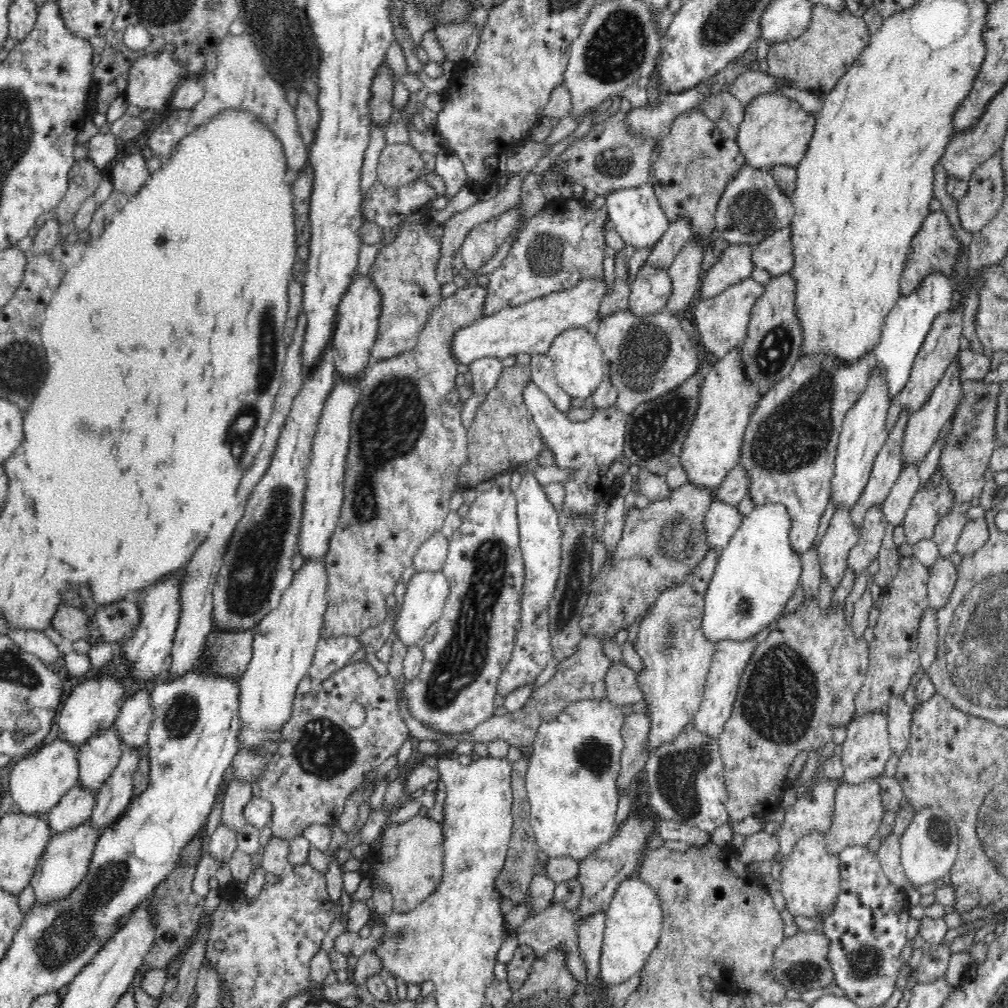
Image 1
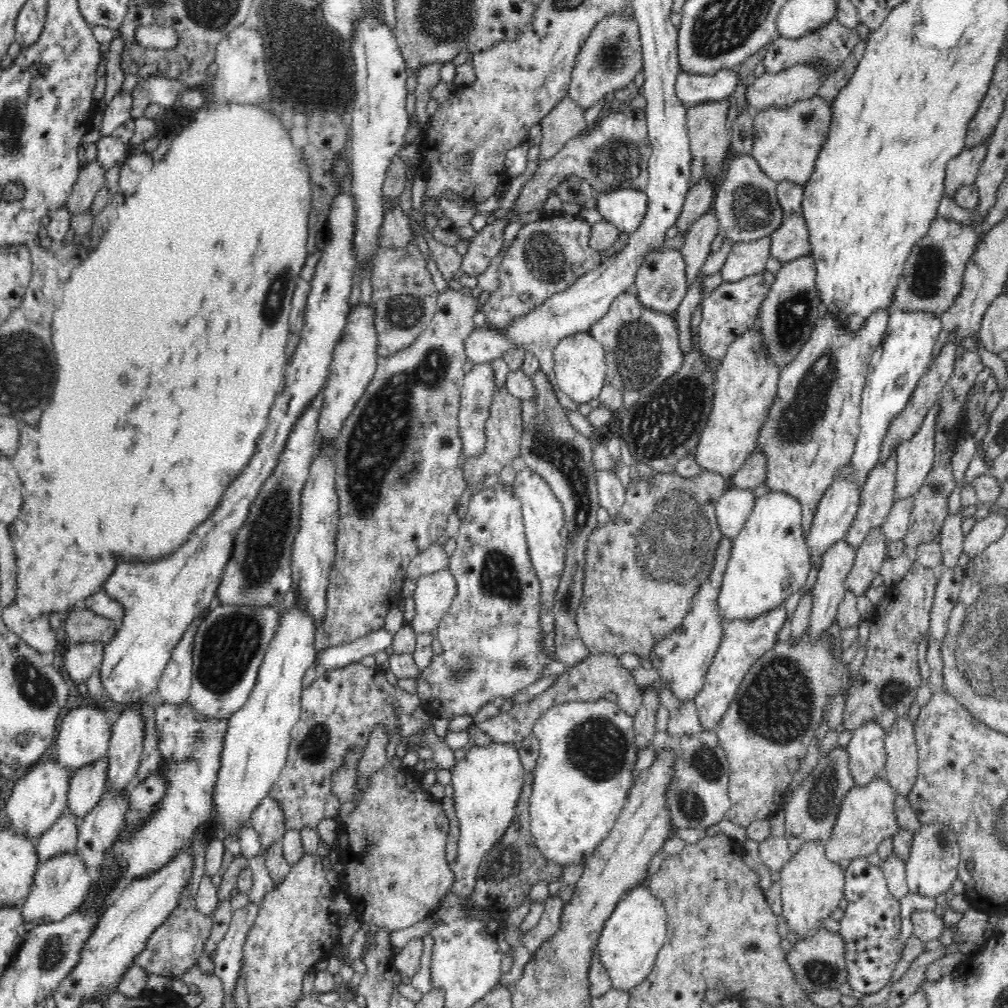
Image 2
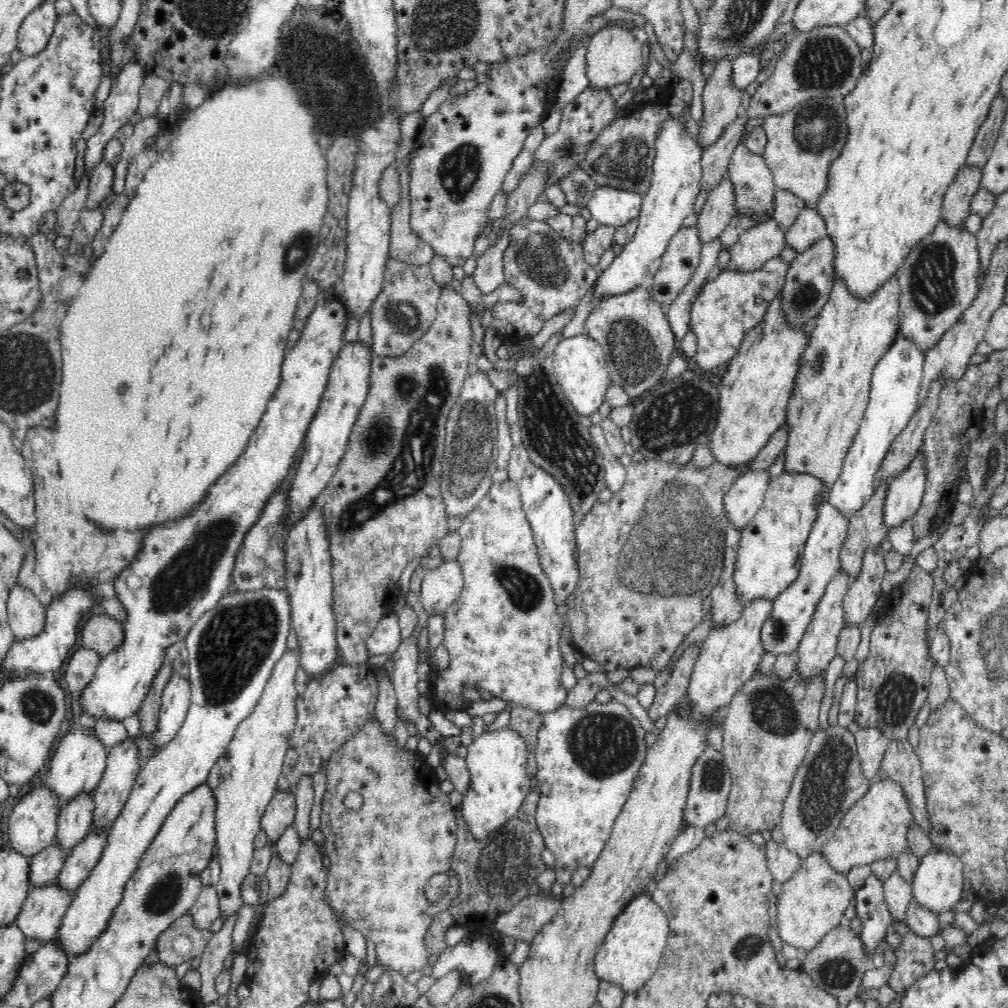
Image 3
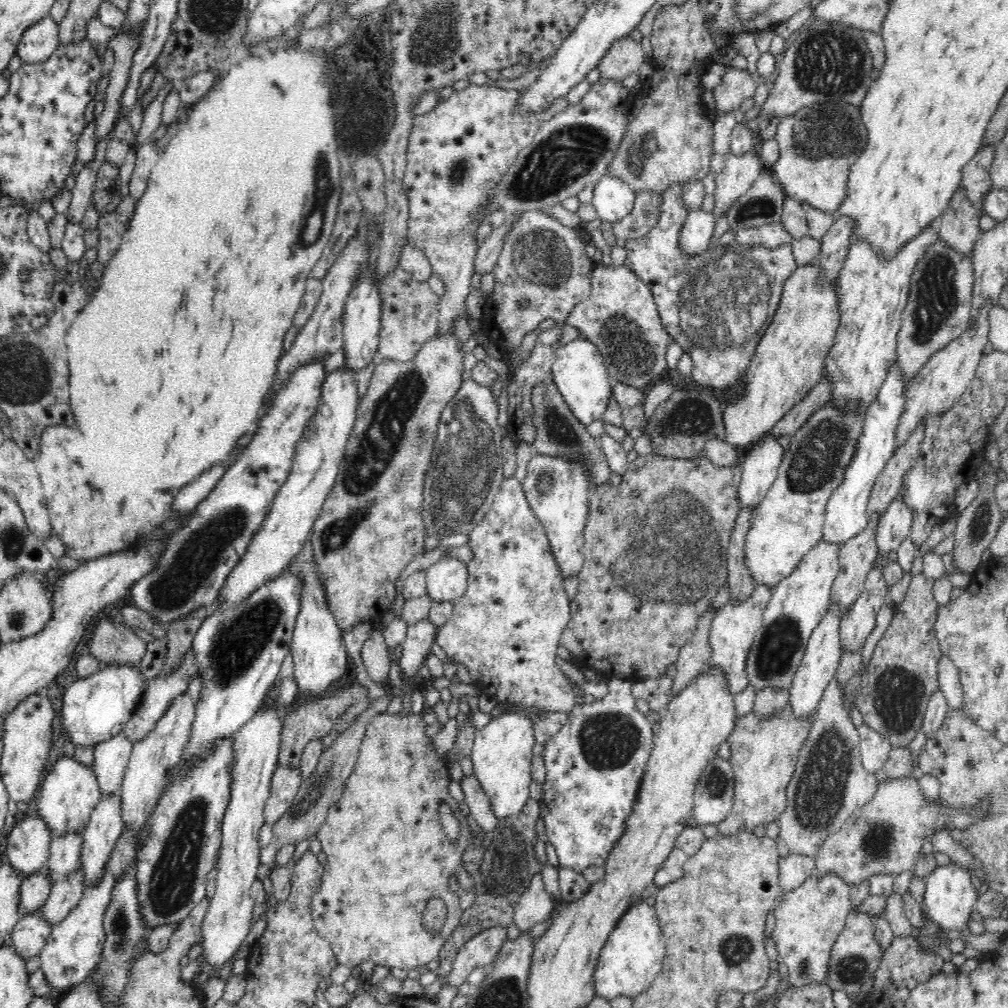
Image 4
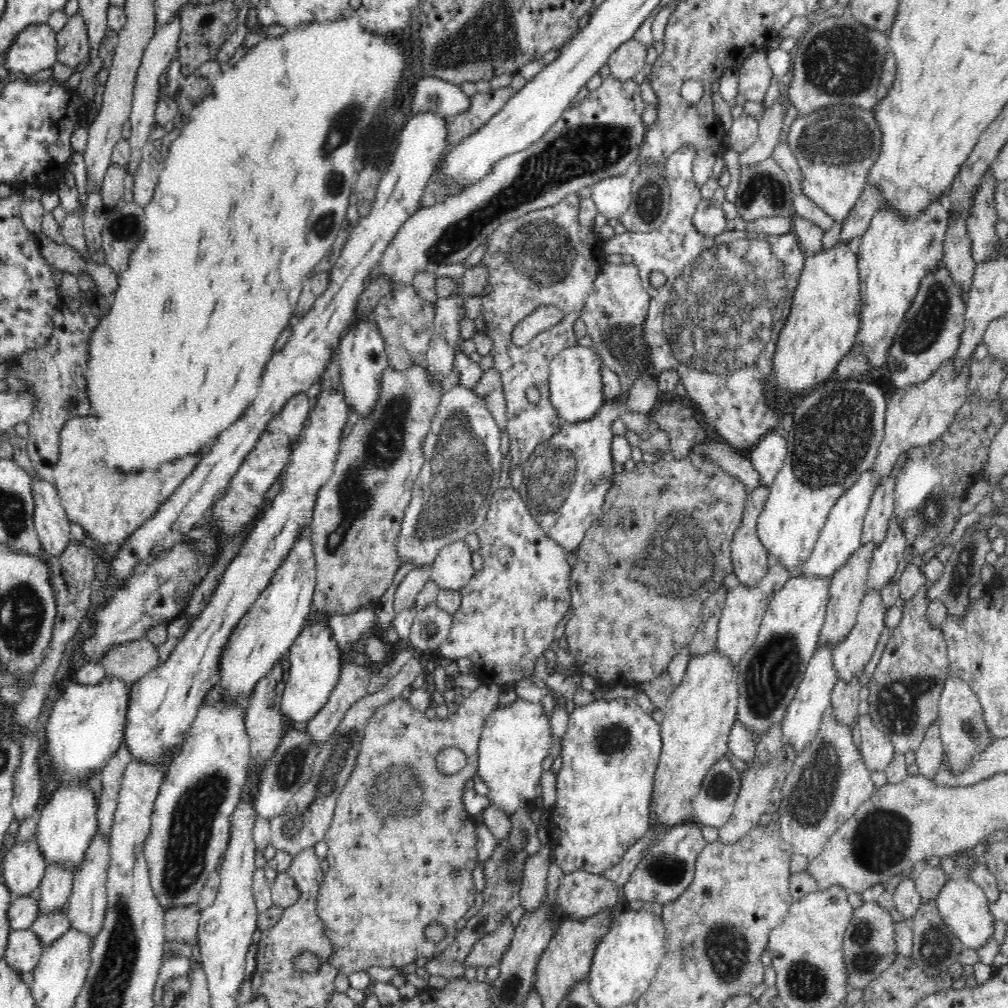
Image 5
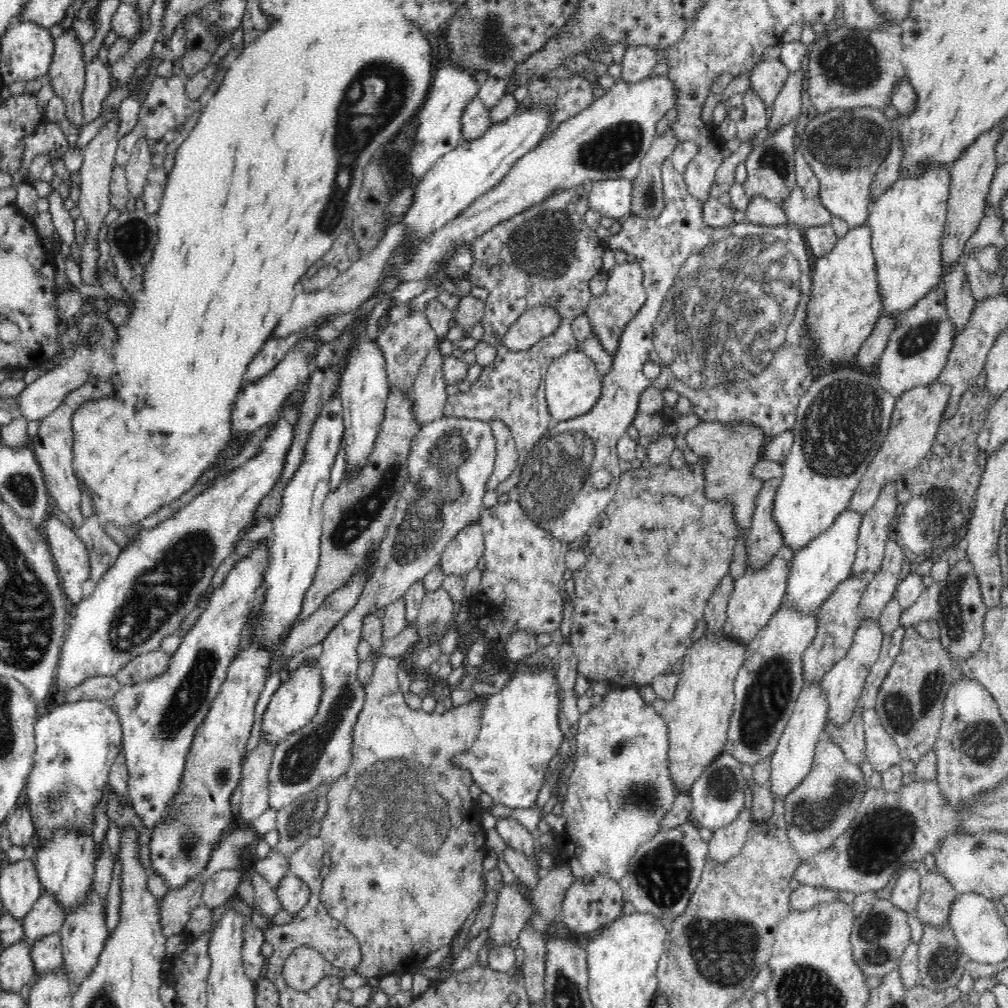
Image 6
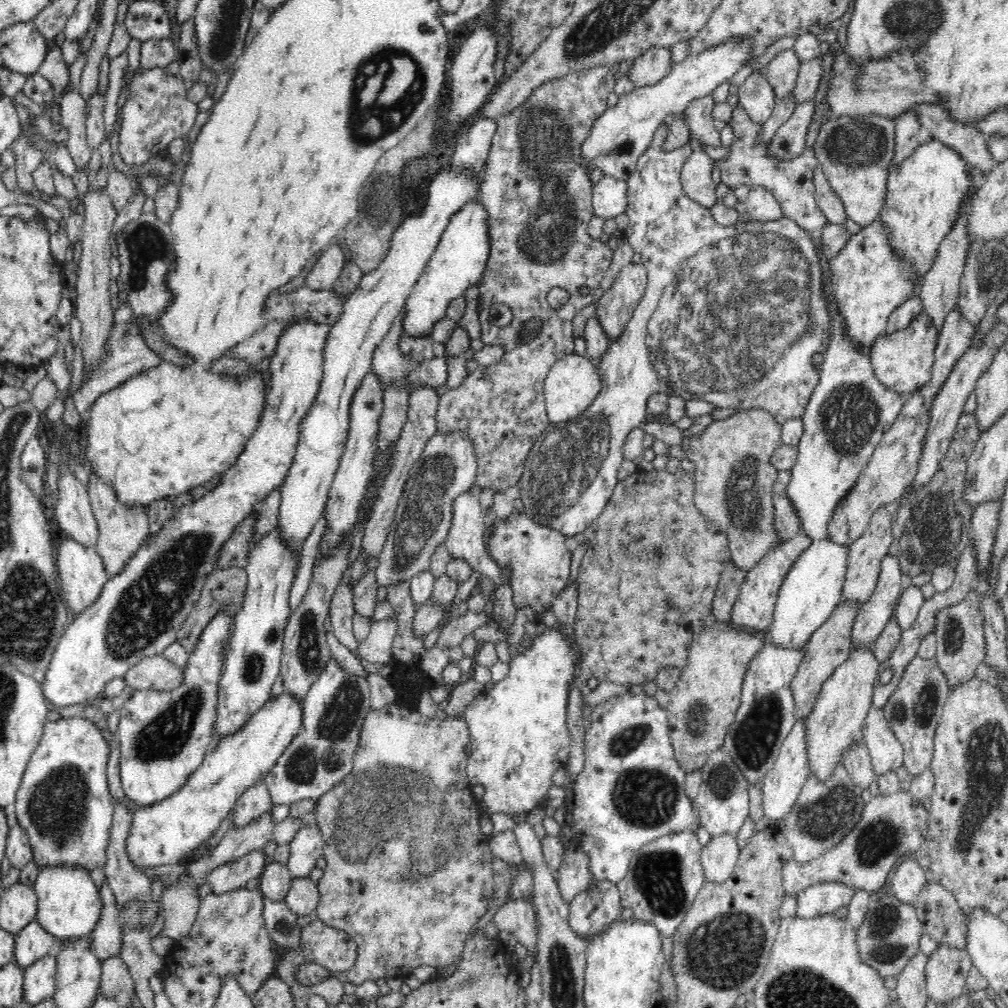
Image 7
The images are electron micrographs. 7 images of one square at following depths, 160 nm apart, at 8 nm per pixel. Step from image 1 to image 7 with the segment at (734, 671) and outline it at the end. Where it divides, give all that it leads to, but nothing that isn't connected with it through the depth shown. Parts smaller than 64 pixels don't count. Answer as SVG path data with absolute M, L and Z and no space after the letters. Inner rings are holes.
M800 534L790 540L780 542L771 548L762 557L762 560L747 572L746 579L742 582L740 588L740 594L738 594L738 598L734 606L732 606L729 622L740 627L765 633L765 630L772 624L777 596L784 578L786 578L792 565L796 562L796 558L798 558L812 542L812 538L808 537L808 535Z

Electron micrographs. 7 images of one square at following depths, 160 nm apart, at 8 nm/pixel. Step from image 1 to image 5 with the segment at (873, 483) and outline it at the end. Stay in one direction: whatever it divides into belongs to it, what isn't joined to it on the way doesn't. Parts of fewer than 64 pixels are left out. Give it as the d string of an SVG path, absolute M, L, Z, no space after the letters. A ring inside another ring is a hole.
M873 542L861 544L860 548L850 556L848 562L844 562L844 566L840 566L840 570L831 578L827 613L817 644L831 644L833 648L840 640L844 640L850 630L854 628L860 603L867 592L868 574L875 548L876 544Z

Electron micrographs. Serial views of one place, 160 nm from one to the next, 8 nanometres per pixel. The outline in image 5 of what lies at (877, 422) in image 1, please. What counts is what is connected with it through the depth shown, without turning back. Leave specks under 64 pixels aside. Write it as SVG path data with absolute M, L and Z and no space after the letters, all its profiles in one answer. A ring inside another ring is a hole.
M806 575L792 576L784 586L768 602L768 610L764 613L754 646L736 664L738 677L737 721L741 722L751 732L757 734L758 739L772 728L772 724L783 722L800 680L804 676L806 666L814 650L817 648L819 634L822 630L827 604L829 601L830 577L806 577Z

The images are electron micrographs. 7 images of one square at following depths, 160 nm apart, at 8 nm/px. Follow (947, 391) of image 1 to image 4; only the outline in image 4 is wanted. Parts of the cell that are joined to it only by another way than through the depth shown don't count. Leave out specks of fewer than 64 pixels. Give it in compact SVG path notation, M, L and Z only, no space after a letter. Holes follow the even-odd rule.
M902 494L896 496L884 514L879 516L876 544L879 550L878 560L888 560L890 552L897 552L904 538L911 534L913 514L911 508L904 504Z

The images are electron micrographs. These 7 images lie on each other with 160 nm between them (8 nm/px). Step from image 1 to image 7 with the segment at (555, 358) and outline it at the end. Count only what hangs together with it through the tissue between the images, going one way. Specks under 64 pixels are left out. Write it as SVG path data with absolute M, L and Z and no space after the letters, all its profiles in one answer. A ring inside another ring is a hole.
M573 353L556 361L543 382L545 409L550 423L566 422L579 417L592 404L600 389L601 378L596 363L588 356L578 356Z

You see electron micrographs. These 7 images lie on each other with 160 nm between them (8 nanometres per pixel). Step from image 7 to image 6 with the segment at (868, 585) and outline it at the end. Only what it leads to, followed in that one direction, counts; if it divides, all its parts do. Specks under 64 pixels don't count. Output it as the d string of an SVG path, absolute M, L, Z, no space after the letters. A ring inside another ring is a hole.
M888 482L880 490L874 506L861 520L852 577L865 573L874 576L879 572L890 536L890 526L896 521L899 511L895 483Z

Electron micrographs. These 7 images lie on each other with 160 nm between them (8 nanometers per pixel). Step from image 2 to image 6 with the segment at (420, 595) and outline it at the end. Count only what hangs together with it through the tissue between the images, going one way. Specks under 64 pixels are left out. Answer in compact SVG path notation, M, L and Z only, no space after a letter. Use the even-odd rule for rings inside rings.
M478 521L467 524L445 546L438 564L446 576L466 577L484 552L484 537Z

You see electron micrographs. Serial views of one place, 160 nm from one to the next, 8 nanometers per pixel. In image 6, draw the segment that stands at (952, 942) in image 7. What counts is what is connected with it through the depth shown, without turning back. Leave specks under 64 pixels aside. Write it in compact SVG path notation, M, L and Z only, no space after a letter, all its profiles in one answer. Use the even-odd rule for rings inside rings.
M928 871L926 874L920 876L921 894L917 902L917 910L913 913L918 917L922 924L932 925L932 927L942 927L949 924L951 905L959 892L946 880L946 877L937 871Z

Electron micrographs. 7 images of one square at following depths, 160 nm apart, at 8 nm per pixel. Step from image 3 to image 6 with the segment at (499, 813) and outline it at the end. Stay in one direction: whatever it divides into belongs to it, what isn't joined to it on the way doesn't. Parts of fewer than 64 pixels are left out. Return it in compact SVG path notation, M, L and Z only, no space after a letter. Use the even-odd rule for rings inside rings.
M539 658L545 663L543 669L516 669L502 689L485 700L480 732L472 748L467 751L467 768L473 783L482 792L490 794L494 804L511 809L528 809L536 805L545 783L548 764L564 742L564 732L558 723L557 675L548 658Z

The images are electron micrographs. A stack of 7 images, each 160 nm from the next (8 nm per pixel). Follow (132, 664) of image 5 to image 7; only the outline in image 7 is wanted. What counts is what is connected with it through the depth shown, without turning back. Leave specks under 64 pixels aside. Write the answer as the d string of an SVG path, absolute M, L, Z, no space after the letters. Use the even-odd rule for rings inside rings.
M164 654L142 658L128 672L126 686L134 690L140 688L153 688L154 690L174 690L182 684L183 669L168 660Z

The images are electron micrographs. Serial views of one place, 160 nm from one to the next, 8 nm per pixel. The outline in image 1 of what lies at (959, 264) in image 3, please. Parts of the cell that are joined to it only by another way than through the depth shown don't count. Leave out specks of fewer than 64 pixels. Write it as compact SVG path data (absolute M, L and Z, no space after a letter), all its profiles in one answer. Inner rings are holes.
M941 210L930 212L924 218L924 222L922 222L920 230L916 232L916 236L912 238L908 254L906 254L906 264L899 284L901 295L914 293L920 286L920 282L930 276L934 270L935 272L941 272L950 279L952 266L960 258L958 254L960 254L960 241L958 241L958 237L954 236L950 221Z

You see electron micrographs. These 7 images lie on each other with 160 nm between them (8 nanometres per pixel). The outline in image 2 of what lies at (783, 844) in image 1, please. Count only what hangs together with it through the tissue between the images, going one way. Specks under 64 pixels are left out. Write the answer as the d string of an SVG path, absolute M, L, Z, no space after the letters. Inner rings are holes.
M836 745L831 752L818 759L808 778L799 788L791 790L786 796L786 841L790 853L794 856L808 842L820 840L826 843L832 835L842 802L855 786L853 776L848 768L848 751L846 747Z

